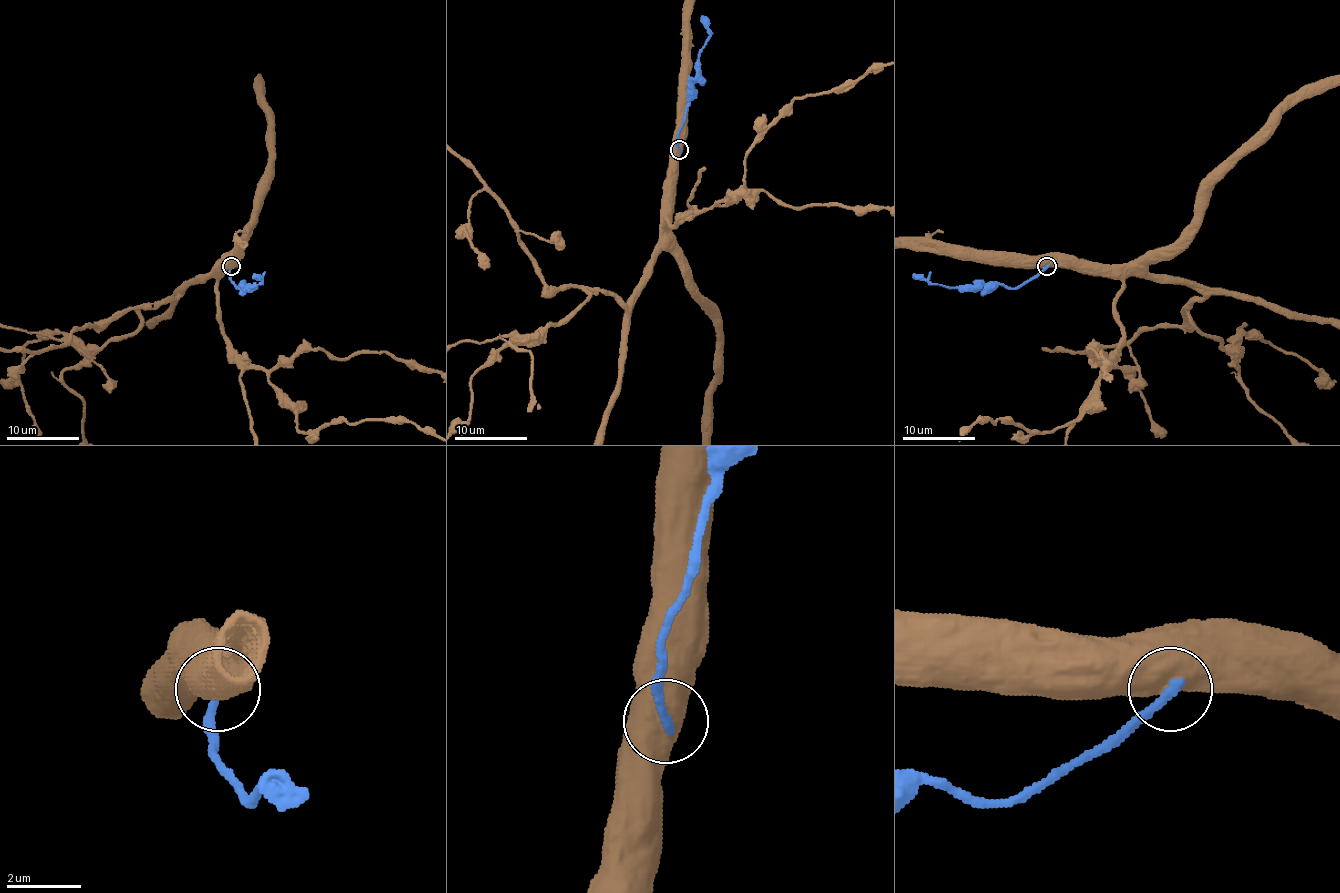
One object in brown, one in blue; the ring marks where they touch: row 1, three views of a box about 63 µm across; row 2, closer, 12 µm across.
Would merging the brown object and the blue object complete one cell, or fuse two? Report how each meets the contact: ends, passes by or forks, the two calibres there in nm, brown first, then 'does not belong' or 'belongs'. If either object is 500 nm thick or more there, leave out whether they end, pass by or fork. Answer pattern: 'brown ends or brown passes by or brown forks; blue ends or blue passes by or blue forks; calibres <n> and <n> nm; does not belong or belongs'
calibres 750 and 260 nm; does not belong

